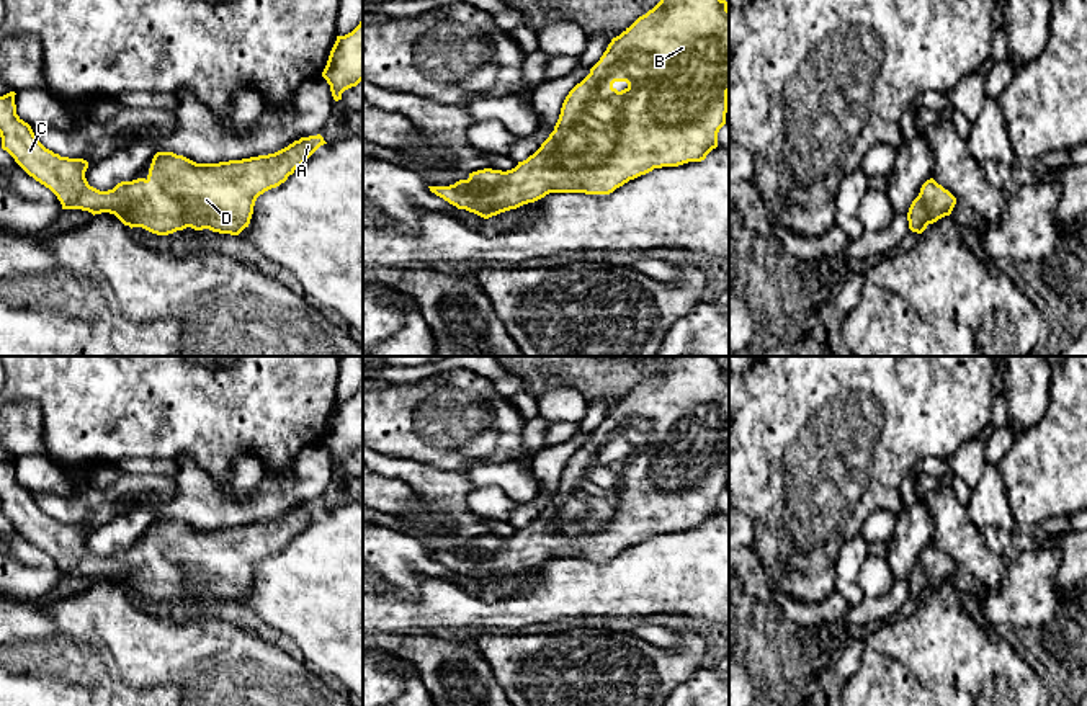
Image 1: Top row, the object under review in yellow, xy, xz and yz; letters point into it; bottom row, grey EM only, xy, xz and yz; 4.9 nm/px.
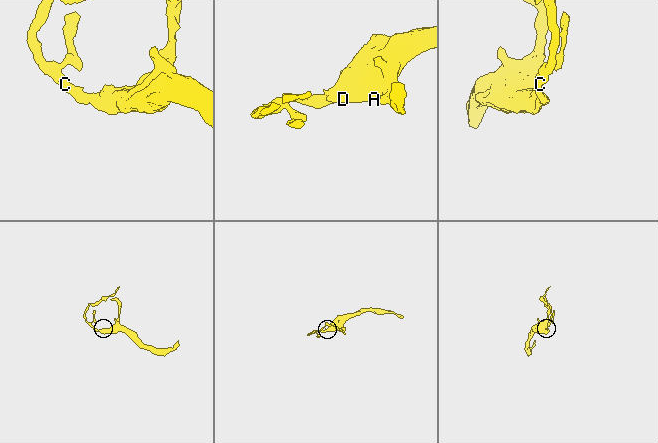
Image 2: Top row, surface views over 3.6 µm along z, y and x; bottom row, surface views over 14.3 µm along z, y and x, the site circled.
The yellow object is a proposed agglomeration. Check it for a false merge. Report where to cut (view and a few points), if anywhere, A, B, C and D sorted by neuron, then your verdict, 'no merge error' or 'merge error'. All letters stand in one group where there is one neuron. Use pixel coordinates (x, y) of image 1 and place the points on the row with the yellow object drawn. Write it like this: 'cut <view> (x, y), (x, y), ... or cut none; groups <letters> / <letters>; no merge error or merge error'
cut none; groups A B C D; no merge error

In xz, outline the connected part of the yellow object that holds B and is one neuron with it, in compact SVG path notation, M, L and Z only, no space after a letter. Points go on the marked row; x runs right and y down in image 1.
M660 0L652 10L639 16L620 36L613 38L600 60L590 69L590 74L577 83L566 96L554 131L541 147L526 160L518 162L512 170L484 168L469 173L467 180L459 180L450 186L428 186L432 193L443 198L458 209L466 209L484 219L500 212L517 209L523 204L535 203L549 193L585 193L610 194L629 180L662 167L678 167L688 162L701 162L718 147L718 132L726 124L729 93L729 8L726 0Z

